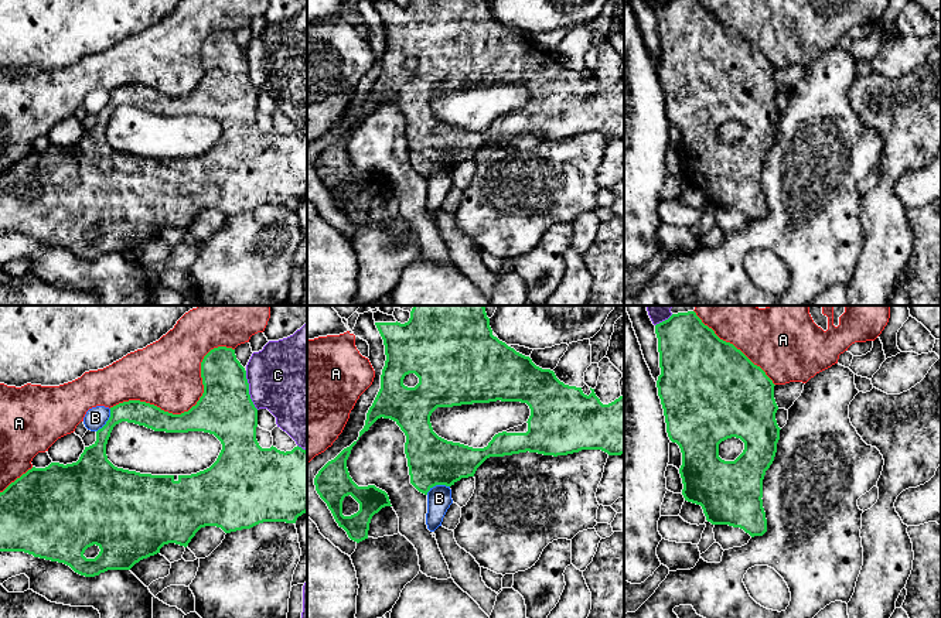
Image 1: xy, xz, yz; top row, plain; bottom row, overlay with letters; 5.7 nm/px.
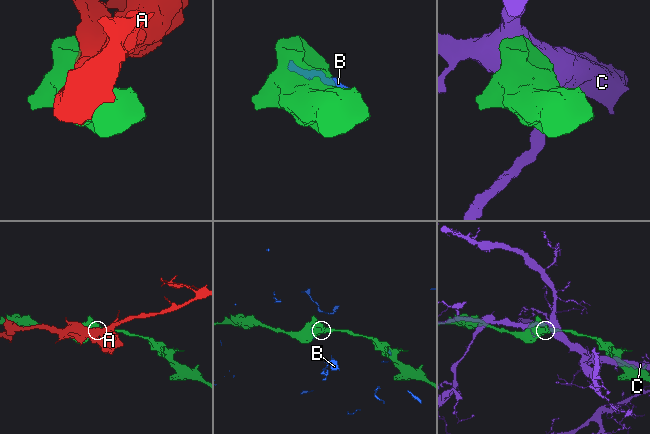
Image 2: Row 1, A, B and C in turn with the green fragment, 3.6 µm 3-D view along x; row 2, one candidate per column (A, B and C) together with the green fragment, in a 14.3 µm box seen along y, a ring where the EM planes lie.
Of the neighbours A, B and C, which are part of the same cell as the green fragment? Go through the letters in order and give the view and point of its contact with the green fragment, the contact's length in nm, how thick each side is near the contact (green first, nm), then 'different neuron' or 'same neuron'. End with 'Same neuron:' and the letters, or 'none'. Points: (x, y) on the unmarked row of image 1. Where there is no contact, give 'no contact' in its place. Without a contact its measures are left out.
A: contact xy (191, 91); length 800 nm; calibres 320 and 380 nm; different neuron
B: contact xz (437, 167); length 140 nm; calibres 280 and 140 nm; different neuron
C: contact xy (248, 74); length 240 nm; calibres 320 and 440 nm; different neuron
Same neuron: none

